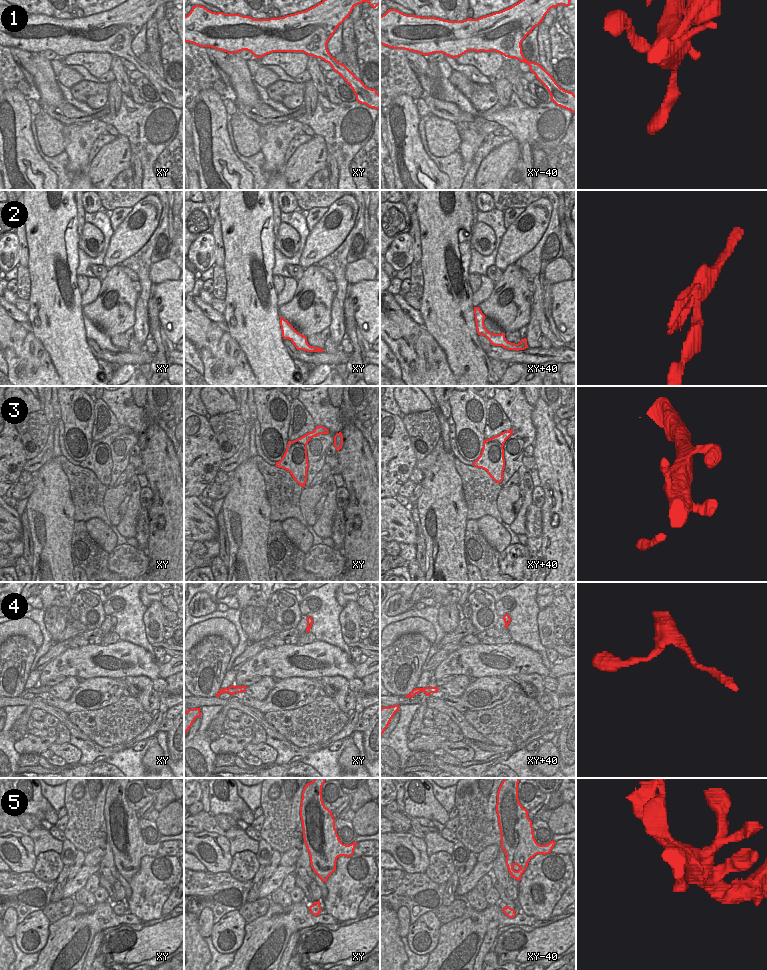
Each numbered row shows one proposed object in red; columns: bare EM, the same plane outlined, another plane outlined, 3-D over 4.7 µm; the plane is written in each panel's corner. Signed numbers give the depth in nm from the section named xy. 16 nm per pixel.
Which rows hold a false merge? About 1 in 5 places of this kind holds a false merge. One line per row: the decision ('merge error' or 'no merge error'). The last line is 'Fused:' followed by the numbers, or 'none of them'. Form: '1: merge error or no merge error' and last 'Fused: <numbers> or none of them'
1: no merge error
2: no merge error
3: no merge error
4: no merge error
5: merge error
Fused: 5

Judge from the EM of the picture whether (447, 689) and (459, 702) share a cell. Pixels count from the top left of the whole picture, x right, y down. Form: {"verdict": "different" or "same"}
{"verdict": "different"}

